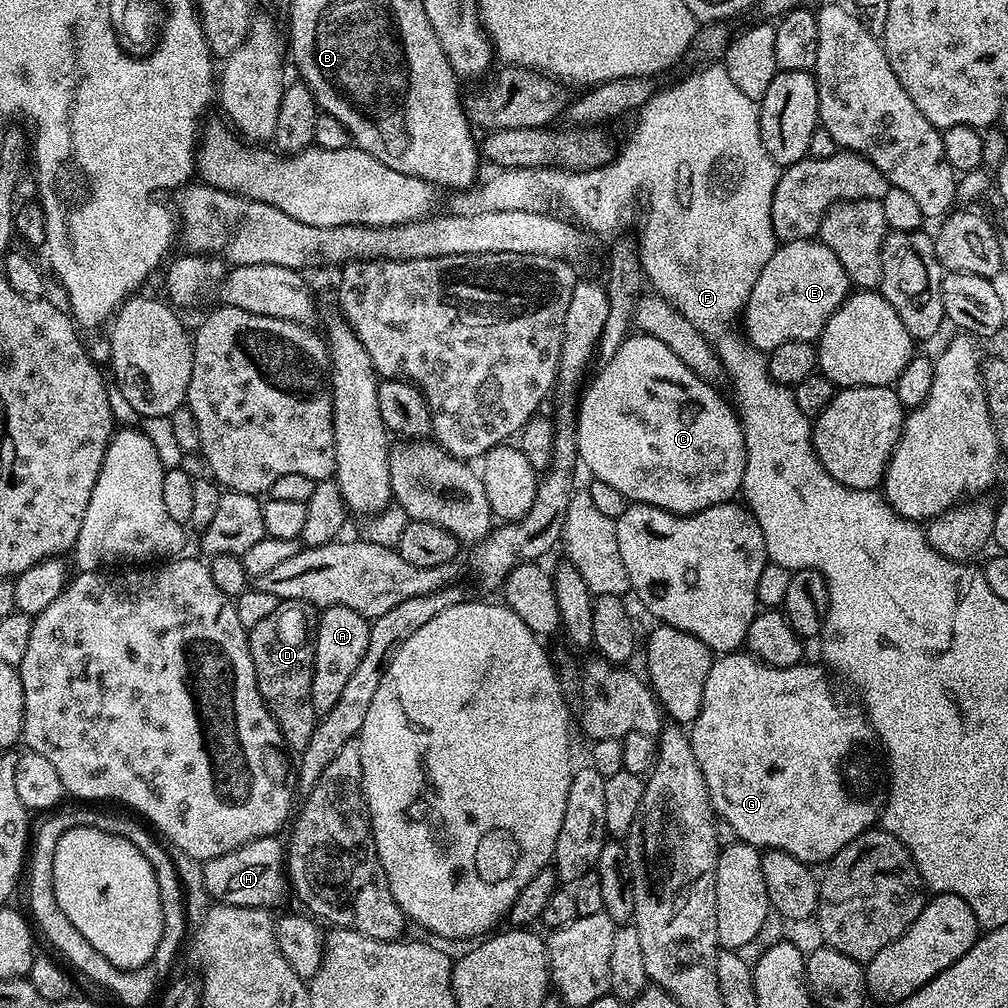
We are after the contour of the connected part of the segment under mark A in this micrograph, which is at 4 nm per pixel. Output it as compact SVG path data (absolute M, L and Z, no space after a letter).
M341 604L325 607L320 621L314 624L314 643L312 645L312 701L314 710L323 714L331 710L338 702L346 682L358 670L362 654L370 642L370 624L362 614L350 610Z

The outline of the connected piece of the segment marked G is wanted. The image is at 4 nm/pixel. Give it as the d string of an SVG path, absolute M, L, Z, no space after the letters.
M744 650L717 655L710 666L710 674L706 674L706 690L702 694L702 706L698 718L690 728L690 739L692 749L696 752L698 766L706 778L708 797L712 799L712 811L717 817L730 825L733 833L745 844L752 844L761 850L777 848L798 858L804 864L816 866L819 860L821 862L831 860L834 854L838 854L838 850L842 850L842 846L846 846L846 842L858 838L858 834L867 832L881 819L886 799L886 784L883 779L880 781L882 748L867 715L855 703L843 704L836 697L836 692L828 681L829 673L823 667L820 669L818 665L808 663L801 662L789 668L775 668L763 664L761 660Z

